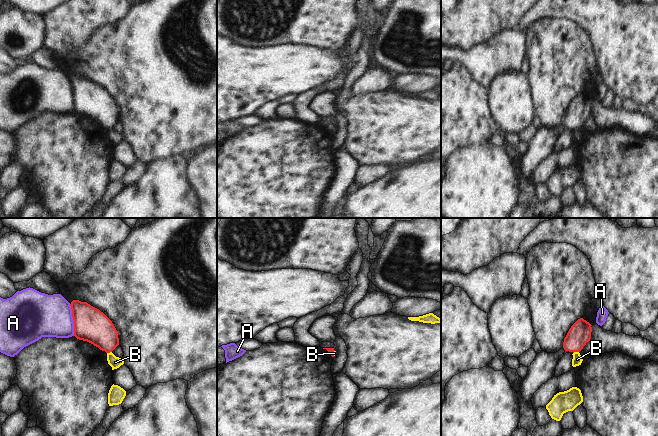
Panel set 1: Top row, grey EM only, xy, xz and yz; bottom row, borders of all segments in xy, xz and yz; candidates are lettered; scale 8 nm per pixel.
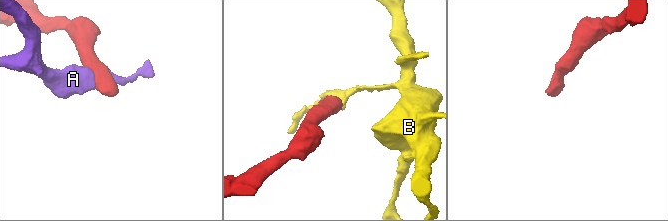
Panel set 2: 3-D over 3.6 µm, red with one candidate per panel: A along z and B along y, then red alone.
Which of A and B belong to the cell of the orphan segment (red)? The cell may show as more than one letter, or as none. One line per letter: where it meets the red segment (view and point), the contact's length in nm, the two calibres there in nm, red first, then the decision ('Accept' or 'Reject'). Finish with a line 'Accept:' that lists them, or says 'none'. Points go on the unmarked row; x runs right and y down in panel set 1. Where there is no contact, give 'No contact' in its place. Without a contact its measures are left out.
A: Touches red at xy (73, 95). Shared border 260 nm. Thickness 280 nm (red) against 340 nm. Reject
B: Touches red at yz (575, 127). Shared border 50 nm. Thickness 180 nm (red) against 80 nm. Reject
Accept: none

